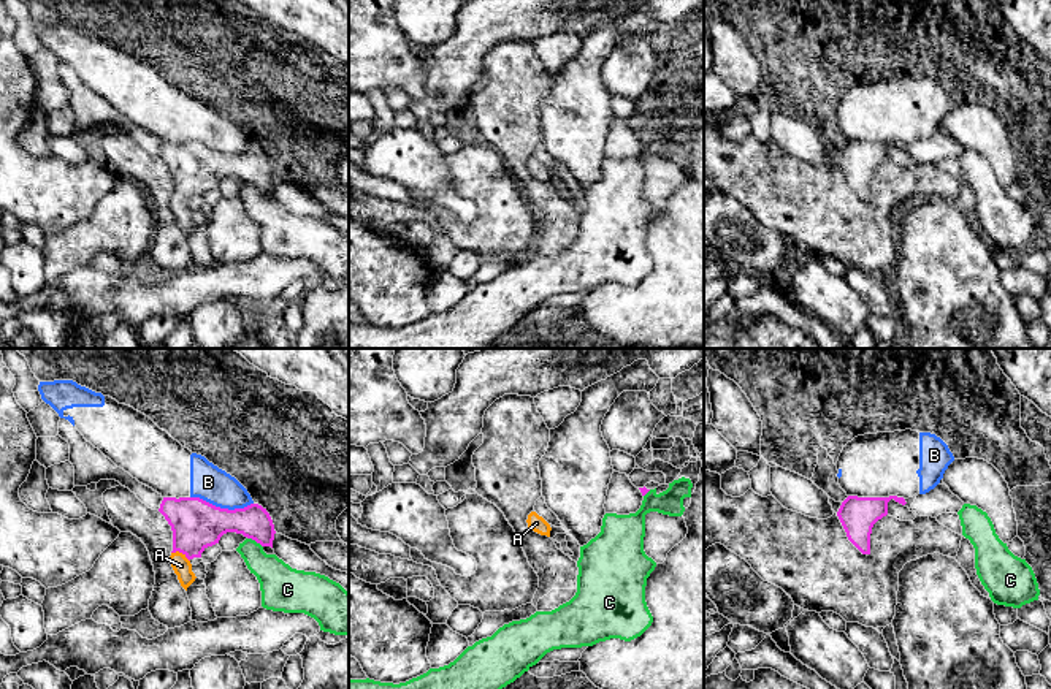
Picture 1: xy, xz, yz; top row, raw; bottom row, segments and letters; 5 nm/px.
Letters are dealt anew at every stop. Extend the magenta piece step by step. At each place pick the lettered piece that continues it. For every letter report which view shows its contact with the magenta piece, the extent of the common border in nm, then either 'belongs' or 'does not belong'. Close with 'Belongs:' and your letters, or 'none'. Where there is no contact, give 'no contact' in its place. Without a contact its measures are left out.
A: contact in xy; length 110 nm; belongs
B: contact in xy; length 320 nm; does not belong
C: contact in xy; length 90 nm; does not belong
Belongs: A

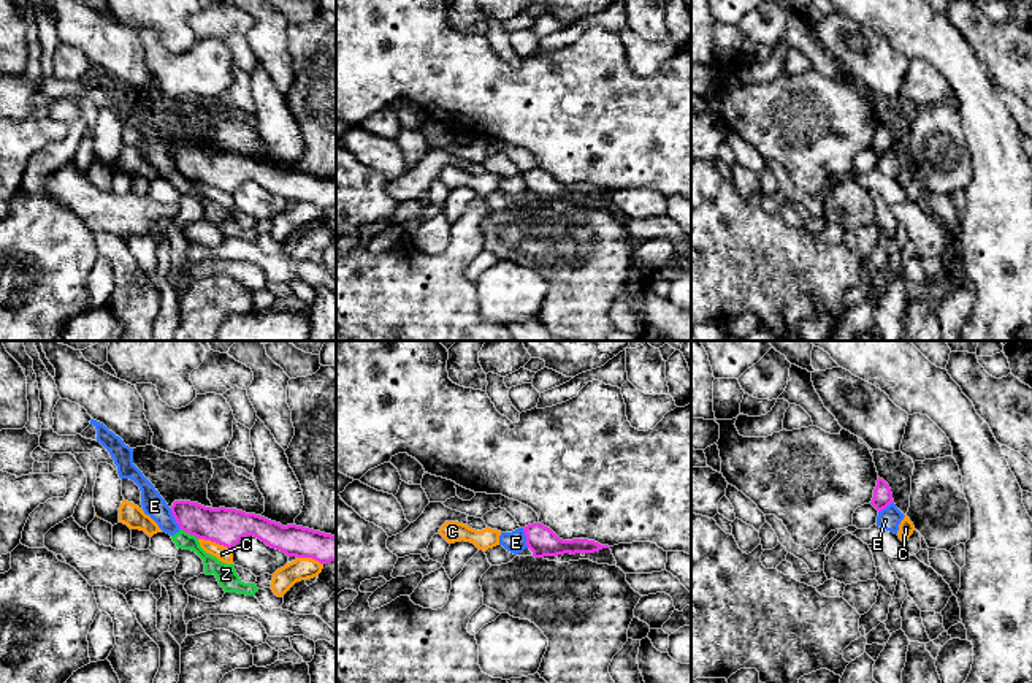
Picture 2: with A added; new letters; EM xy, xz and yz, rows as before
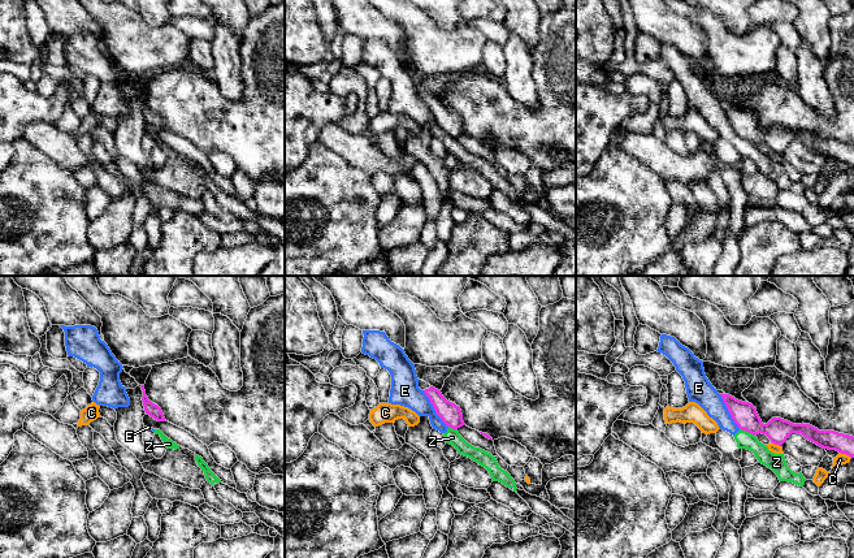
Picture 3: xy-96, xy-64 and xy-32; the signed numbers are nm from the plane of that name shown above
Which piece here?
C: contact in xy; length 180 nm; does not belong
E: contact in xy; length 120 nm; does not belong
Z: contact in xy; length 110 nm; does not belong
Belongs: none

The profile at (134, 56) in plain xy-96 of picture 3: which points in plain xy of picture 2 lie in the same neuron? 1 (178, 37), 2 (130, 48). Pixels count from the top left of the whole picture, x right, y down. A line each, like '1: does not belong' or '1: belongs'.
1: does not belong
2: does not belong

